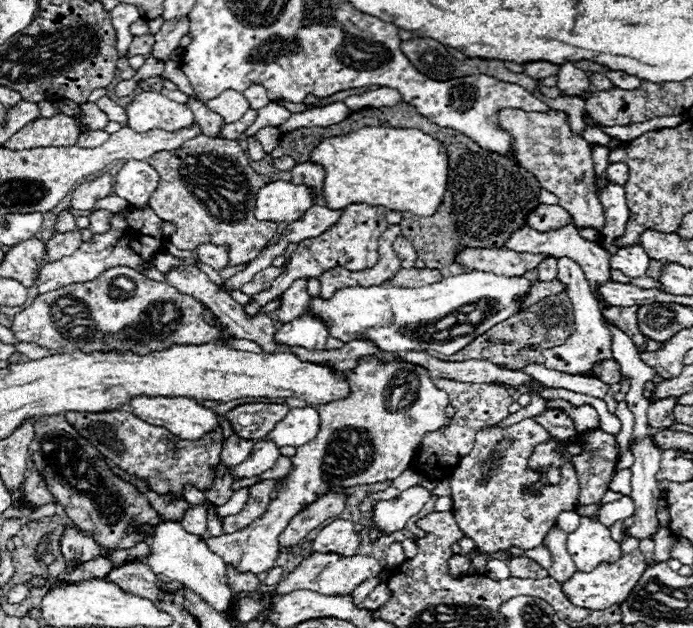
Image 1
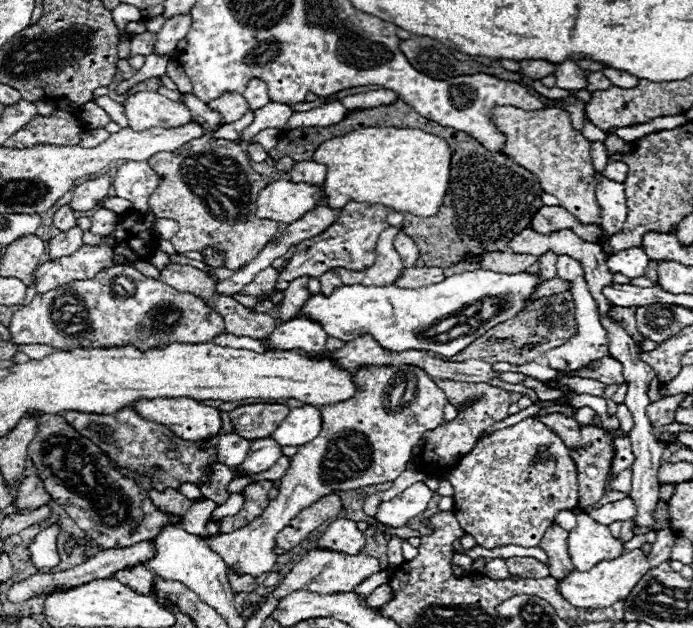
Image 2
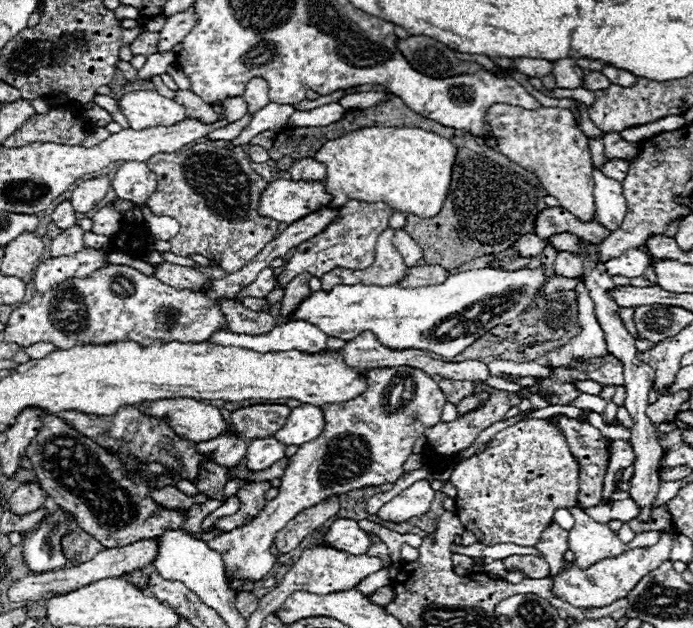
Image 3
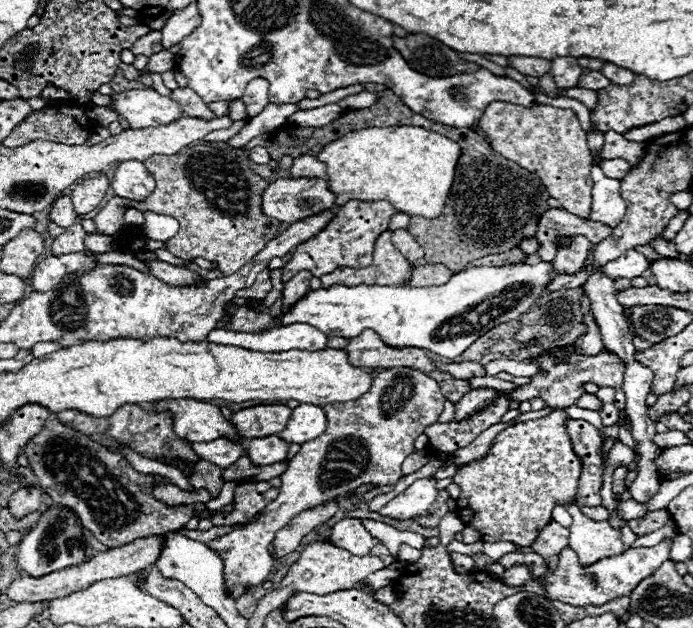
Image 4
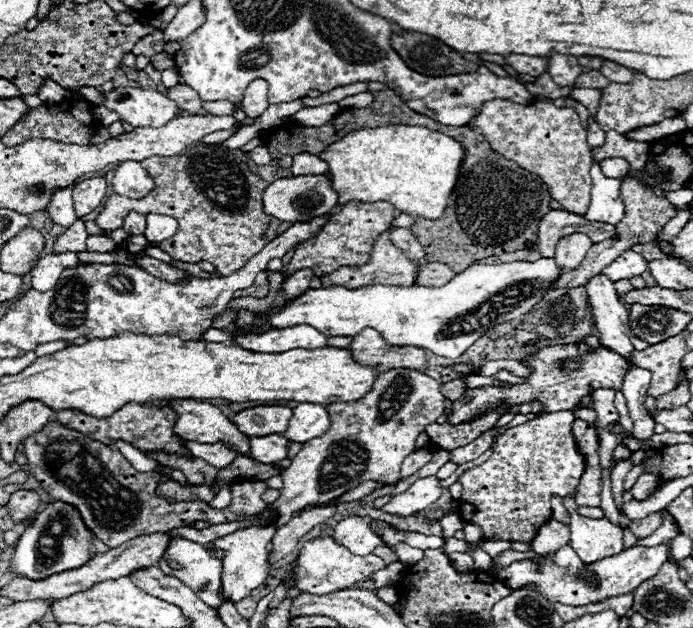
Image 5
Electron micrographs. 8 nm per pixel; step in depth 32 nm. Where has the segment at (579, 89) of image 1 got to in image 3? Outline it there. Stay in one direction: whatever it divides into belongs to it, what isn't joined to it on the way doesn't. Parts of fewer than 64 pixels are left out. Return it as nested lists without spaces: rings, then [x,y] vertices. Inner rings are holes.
[[[572,58],[554,62],[552,76],[556,78],[558,88],[582,88],[584,72],[580,66],[576,66],[576,60],[572,60]]]

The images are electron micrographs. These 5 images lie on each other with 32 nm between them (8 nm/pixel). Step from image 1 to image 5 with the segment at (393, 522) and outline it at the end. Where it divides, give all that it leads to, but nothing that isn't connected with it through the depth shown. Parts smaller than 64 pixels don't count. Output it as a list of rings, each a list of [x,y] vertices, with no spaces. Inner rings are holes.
[[[430,476],[430,478],[420,478],[416,480],[406,492],[394,496],[388,504],[382,506],[382,512],[386,514],[394,514],[394,516],[412,516],[418,514],[422,510],[428,510],[432,502],[436,502],[440,498],[442,488],[438,486],[438,478]]]

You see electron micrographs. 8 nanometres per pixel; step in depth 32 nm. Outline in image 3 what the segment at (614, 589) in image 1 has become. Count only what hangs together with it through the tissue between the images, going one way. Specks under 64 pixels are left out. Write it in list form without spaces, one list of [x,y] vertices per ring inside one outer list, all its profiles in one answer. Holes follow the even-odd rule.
[[[664,532],[664,536],[660,536],[660,540],[652,548],[626,550],[622,556],[600,560],[594,566],[590,566],[588,570],[580,570],[580,568],[576,568],[572,564],[566,572],[562,572],[560,576],[554,576],[554,592],[556,592],[556,596],[560,596],[562,600],[566,600],[568,604],[580,606],[580,608],[596,608],[596,606],[602,608],[604,604],[612,604],[612,600],[626,598],[628,592],[648,572],[656,570],[662,562],[670,560],[672,540],[674,540],[674,536],[668,536],[668,532]]]

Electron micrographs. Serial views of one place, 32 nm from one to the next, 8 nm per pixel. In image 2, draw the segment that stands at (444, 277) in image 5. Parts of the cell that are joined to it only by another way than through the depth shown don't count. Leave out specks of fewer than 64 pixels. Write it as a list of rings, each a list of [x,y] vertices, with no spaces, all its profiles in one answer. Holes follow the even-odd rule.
[[[424,266],[424,268],[404,268],[394,284],[404,286],[404,288],[420,288],[420,286],[436,284],[436,282],[442,282],[442,280],[444,280],[442,268]]]

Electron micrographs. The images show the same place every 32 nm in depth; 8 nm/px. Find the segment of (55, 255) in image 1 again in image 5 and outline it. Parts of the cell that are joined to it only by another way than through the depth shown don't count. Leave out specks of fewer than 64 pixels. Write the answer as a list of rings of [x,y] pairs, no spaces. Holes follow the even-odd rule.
[[[76,220],[64,234],[60,234],[54,242],[54,252],[84,252],[86,250],[88,232],[82,220]]]

